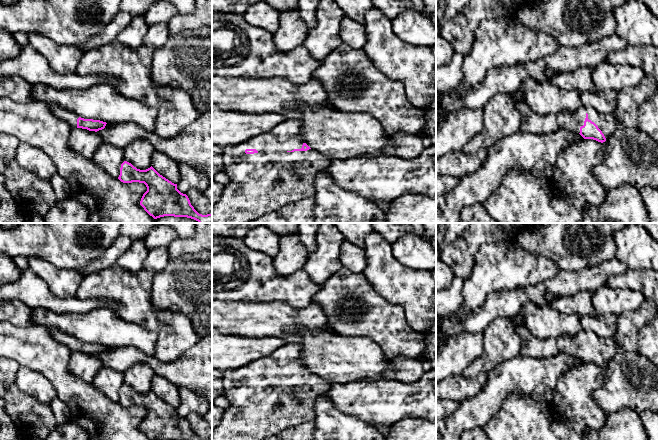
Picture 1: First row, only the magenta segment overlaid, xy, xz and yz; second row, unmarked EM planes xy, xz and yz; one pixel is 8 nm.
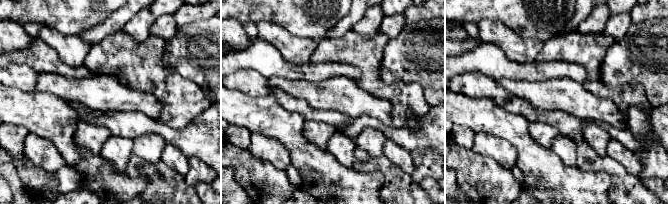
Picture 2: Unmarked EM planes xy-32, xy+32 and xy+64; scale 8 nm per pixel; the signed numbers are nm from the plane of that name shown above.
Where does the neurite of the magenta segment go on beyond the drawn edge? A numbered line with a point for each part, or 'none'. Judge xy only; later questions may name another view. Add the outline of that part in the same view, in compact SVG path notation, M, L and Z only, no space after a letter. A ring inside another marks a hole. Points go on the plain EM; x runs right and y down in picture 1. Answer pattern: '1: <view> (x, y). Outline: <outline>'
1: xy (71, 342). Outline: M49 329L49 331L57 341L64 343L72 352L77 352L77 343L79 341L75 337L55 329Z

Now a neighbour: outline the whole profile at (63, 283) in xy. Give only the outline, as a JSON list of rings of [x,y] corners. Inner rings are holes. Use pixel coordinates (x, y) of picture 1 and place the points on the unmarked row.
[[[36,256],[27,257],[27,269],[41,278],[58,298],[71,298],[84,278],[77,270],[60,269]]]

